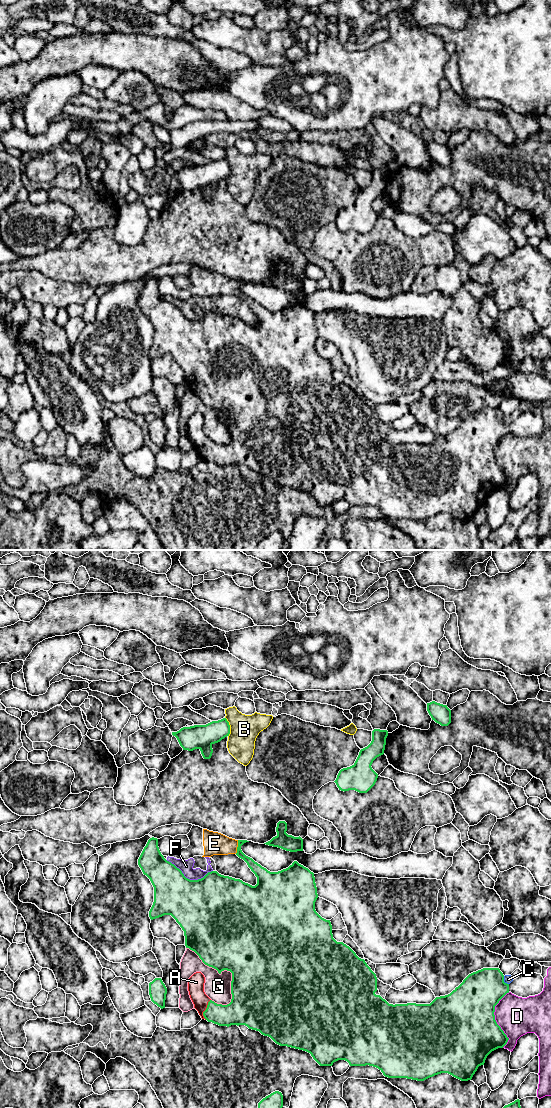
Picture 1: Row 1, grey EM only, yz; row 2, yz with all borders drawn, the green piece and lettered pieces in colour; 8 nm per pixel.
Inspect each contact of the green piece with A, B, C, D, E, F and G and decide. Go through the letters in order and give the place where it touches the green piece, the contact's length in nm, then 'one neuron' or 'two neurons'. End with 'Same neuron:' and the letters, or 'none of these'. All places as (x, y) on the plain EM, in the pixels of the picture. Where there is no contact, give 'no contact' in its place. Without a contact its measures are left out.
A: contact yz (206, 449); length 170 nm; one neuron
B: contact yz (229, 167); length 160 nm; two neurons
C: contact yz (503, 421); length 80 nm; two neurons
D: contact yz (494, 459); length 460 nm; two neurons
E: contact yz (237, 287); length 110 nm; one neuron
F: contact yz (189, 319); length 380 nm; two neurons
G: contact yz (224, 409); length 550 nm; two neurons
Same neuron: A, E

